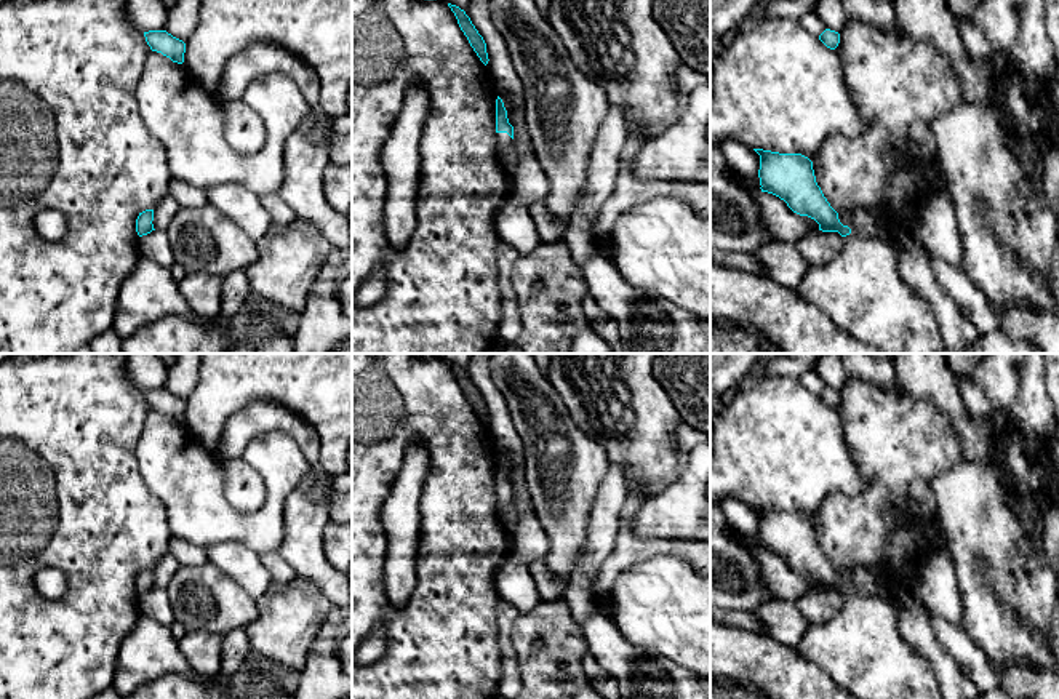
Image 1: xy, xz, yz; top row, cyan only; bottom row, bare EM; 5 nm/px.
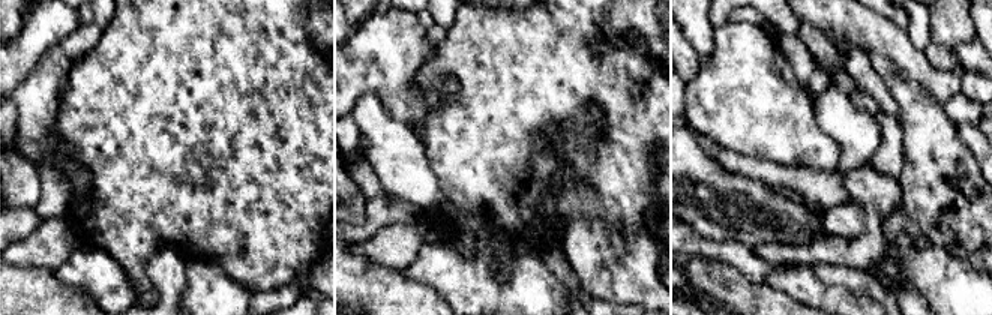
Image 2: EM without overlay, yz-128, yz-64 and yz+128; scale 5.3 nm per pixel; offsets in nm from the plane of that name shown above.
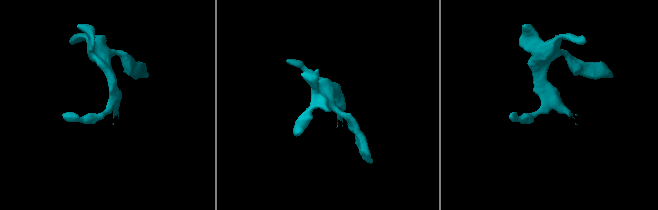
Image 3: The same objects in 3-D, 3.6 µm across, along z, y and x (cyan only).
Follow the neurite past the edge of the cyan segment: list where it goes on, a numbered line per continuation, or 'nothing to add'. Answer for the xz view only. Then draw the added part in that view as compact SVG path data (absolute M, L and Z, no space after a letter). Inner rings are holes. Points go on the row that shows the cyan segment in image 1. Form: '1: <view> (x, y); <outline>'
1: xz (504, 139); M498 133L498 155L502 158L509 150L512 138L507 133Z

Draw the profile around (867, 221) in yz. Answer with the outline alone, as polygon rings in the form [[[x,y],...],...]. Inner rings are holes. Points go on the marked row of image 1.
[[[856,208],[849,213],[838,213],[838,219],[851,230],[862,232],[869,237],[880,237],[888,229],[888,222],[883,214],[869,208]]]

